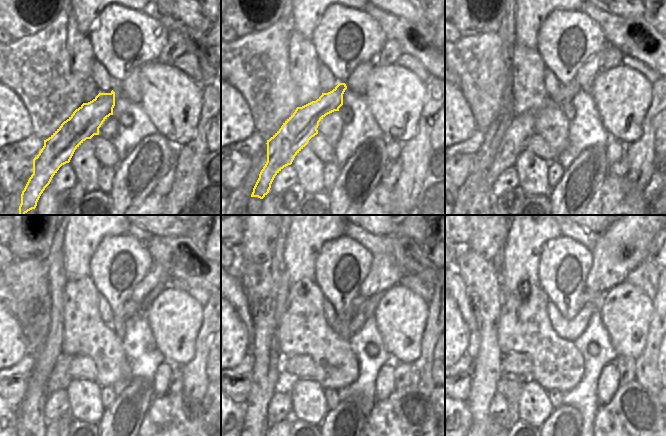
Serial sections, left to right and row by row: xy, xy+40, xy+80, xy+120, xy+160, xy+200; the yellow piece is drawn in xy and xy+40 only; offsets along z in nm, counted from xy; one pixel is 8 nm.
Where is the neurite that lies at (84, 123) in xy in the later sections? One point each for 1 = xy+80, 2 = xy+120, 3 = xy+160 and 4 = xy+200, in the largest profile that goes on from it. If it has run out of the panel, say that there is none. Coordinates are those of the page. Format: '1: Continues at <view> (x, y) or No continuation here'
1: Continues at xy+80 (522, 127)
2: Continues at xy+120 (59, 378)
3: Continues at xy+160 (359, 300)
4: Continues at xy+200 (587, 296)

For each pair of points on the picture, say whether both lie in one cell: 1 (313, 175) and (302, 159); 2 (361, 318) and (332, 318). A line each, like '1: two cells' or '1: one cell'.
1: one cell
2: one cell

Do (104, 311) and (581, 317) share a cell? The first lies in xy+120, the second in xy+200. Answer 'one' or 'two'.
one

